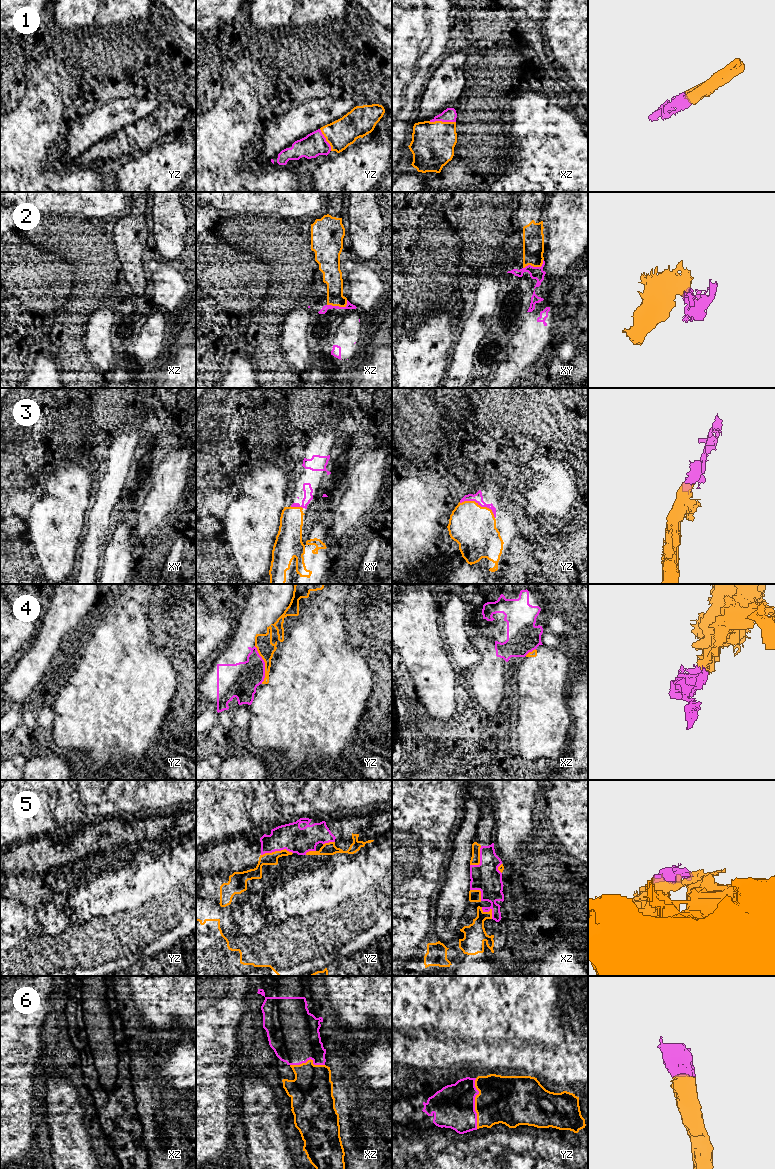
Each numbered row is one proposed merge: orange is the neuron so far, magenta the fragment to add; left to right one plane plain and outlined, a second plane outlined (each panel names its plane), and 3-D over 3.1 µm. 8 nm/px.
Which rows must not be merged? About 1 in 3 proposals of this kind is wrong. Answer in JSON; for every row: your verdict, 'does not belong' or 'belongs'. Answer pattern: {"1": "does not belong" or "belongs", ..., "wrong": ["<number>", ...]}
{"1": "belongs", "2": "does not belong", "3": "belongs", "4": "does not belong", "5": "does not belong", "6": "belongs", "wrong": ["2", "4", "5"]}

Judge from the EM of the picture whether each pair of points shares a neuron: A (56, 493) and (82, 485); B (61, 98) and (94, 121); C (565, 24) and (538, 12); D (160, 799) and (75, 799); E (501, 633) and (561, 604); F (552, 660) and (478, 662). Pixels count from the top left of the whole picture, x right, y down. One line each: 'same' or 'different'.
A: same
B: different
C: different
D: same
E: same
F: different

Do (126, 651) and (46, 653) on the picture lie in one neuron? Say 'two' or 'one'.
two

